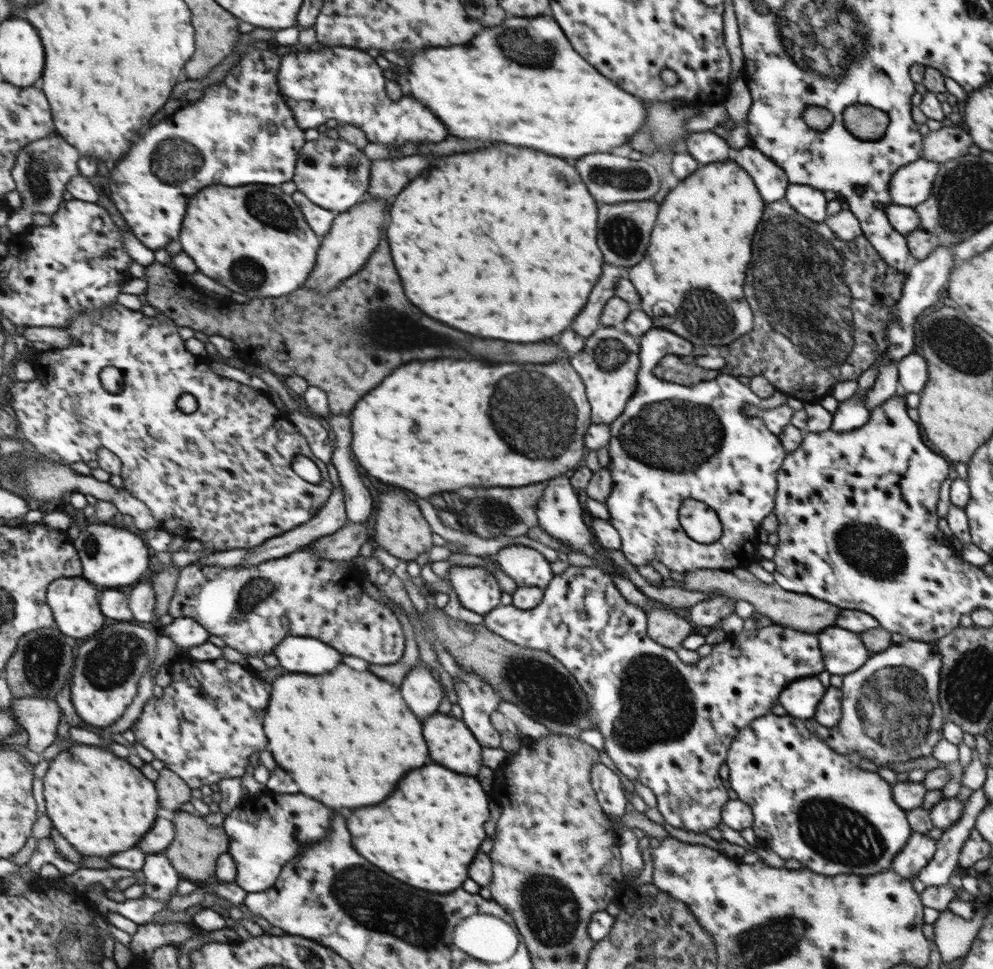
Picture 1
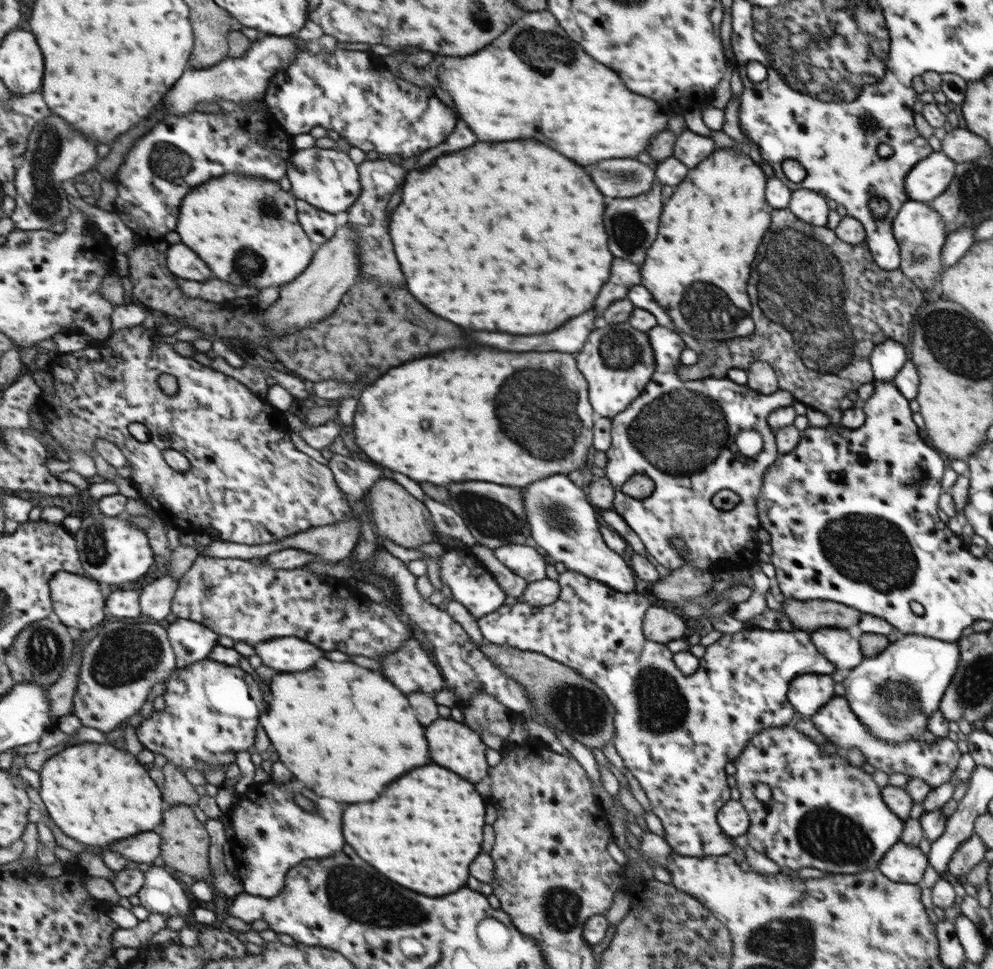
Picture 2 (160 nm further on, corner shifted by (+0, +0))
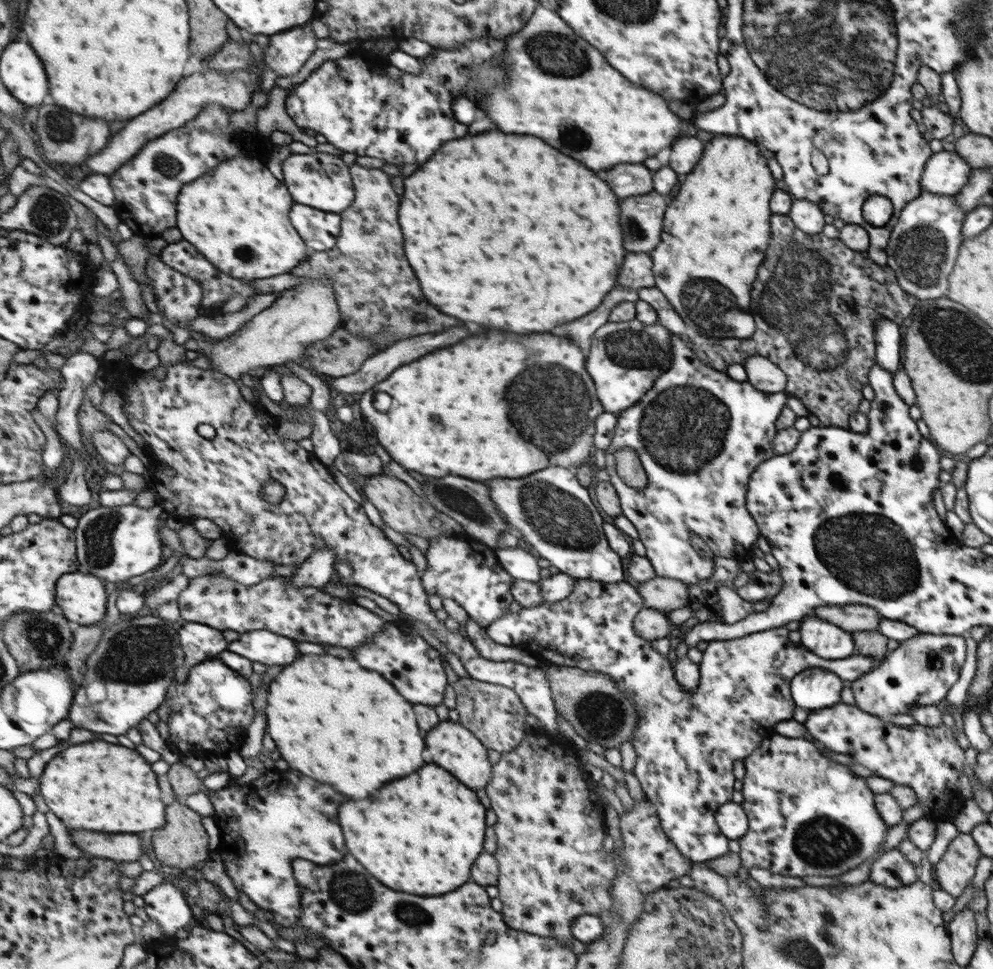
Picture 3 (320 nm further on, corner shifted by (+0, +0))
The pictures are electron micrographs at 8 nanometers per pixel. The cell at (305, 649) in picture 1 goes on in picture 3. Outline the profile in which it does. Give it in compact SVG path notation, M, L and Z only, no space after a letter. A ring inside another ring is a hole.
M266 630L240 633L239 638L231 641L227 649L229 652L235 652L249 658L253 663L263 662L263 664L267 664L269 667L273 664L275 664L275 666L285 666L285 664L291 664L291 662L295 662L295 660L299 658L297 641L293 640L291 637Z

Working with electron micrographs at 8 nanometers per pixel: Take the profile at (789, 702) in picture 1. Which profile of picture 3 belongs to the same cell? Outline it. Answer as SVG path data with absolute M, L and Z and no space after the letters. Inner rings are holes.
M807 668L796 675L792 682L792 697L797 707L807 712L833 707L839 702L841 680L836 674L821 668Z

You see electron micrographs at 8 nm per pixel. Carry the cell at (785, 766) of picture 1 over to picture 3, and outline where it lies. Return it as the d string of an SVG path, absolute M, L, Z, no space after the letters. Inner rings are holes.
M775 731L764 737L760 746L740 762L741 794L744 812L749 812L749 836L739 843L740 866L764 868L779 876L836 877L869 858L881 844L887 824L874 804L874 796L847 765L825 757L812 741L787 738Z

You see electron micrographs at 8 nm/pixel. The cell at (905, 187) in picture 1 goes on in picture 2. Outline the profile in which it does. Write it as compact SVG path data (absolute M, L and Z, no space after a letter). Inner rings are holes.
M941 151L927 155L904 180L908 200L929 203L945 193L955 178L956 163Z

